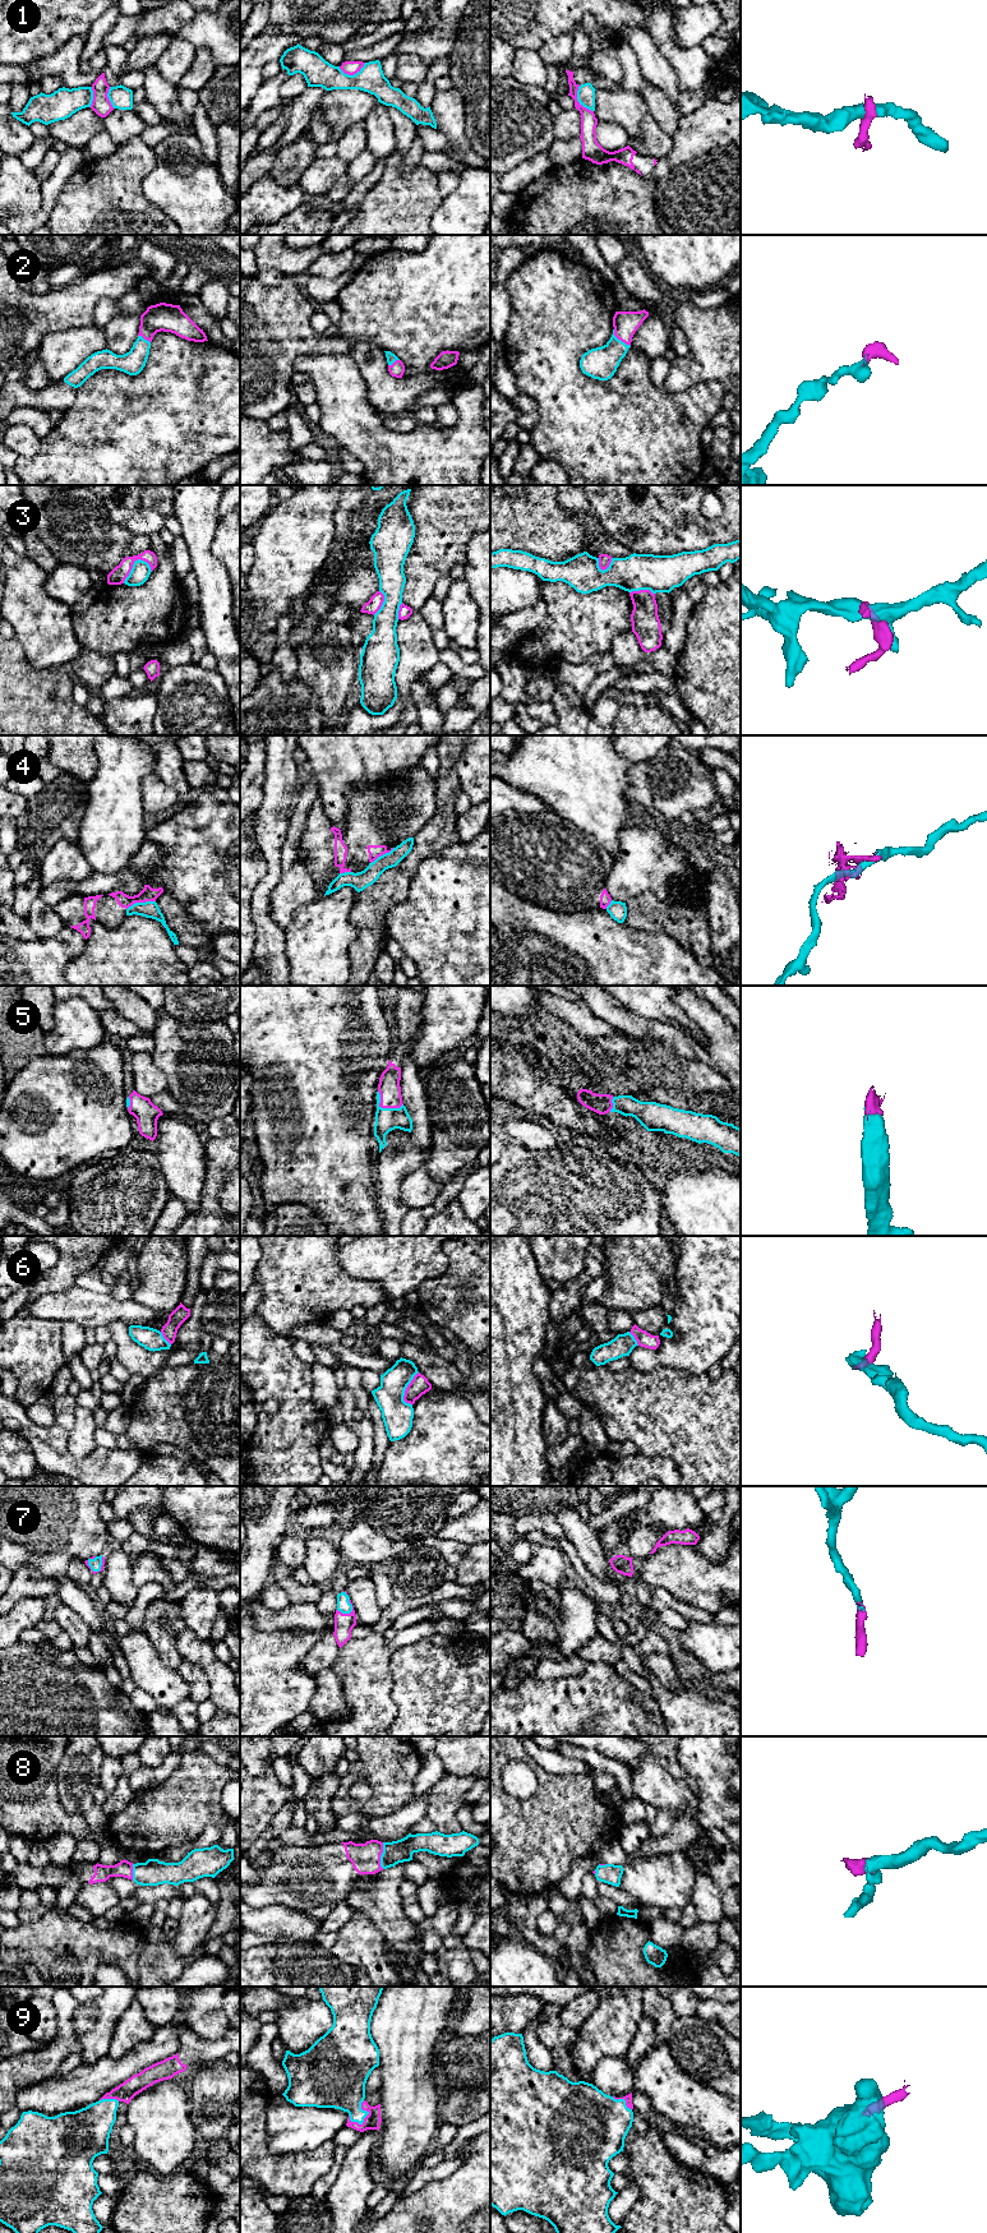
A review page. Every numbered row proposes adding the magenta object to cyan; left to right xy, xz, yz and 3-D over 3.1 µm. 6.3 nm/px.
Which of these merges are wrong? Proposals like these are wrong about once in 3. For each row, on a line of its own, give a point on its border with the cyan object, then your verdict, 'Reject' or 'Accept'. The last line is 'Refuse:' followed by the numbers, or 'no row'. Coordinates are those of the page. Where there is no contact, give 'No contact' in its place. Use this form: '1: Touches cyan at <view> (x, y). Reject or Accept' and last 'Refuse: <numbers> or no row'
1: Touches cyan at yz (579, 101). Reject
2: Touches cyan at yz (619, 340). Accept
3: Touches cyan at xy (133, 564). Reject
4: Touches cyan at xy (141, 903). Reject
5: Touches cyan at xz (384, 1108). Accept
6: Touches cyan at xz (405, 1389). Reject
7: Touches cyan at xz (351, 1609). Accept
8: Touches cyan at xz (381, 1855). Accept
9: Touches cyan at xz (367, 2114). Accept
Refuse: 1, 3, 4, 6

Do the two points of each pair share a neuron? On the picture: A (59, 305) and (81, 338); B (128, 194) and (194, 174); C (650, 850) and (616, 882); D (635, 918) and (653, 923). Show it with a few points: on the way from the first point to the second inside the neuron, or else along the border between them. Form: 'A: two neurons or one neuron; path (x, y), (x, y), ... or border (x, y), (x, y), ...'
A: two neurons; border (93, 324), (51, 332), (45, 336)
B: two neurons; border (155, 161), (143, 181), (143, 194), (162, 212)
C: one neuron; path (641, 859), (625, 876)
D: one neuron; path (639, 918), (649, 919)

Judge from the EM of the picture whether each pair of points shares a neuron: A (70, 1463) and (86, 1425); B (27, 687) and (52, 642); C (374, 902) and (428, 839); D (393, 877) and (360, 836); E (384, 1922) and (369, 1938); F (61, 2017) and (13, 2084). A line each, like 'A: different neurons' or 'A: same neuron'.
A: different neurons
B: different neurons
C: same neuron
D: different neurons
E: different neurons
F: same neuron

